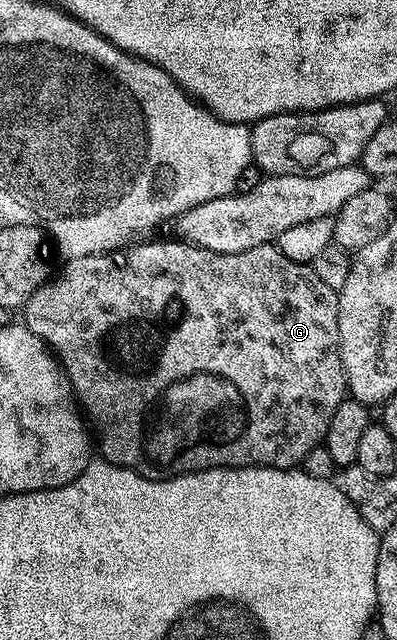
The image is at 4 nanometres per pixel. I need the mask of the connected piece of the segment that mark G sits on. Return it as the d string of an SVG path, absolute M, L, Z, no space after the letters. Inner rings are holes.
M140 241L127 249L121 249L102 255L87 255L86 257L78 257L77 259L68 259L67 262L65 262L65 267L60 271L60 276L58 276L57 279L50 280L49 283L48 280L41 282L39 289L26 300L22 308L22 314L24 314L24 316L22 316L22 322L24 326L29 327L39 339L43 339L44 342L48 344L56 358L59 359L60 366L63 367L65 373L68 374L68 379L72 383L72 389L76 392L79 406L94 428L94 435L98 440L99 454L101 451L101 453L104 454L101 456L103 456L107 462L118 465L119 467L125 467L131 471L136 471L147 479L173 479L175 475L189 475L191 471L208 471L211 467L258 466L292 469L297 465L303 464L307 454L315 447L323 444L326 429L330 429L330 420L334 418L334 413L338 409L338 405L342 405L342 401L346 397L344 366L342 365L340 342L338 341L338 301L340 300L338 292L334 289L330 289L330 285L325 285L324 282L319 279L318 273L314 273L312 266L306 263L290 261L290 257L286 257L282 254L279 247L270 243L258 245L258 249L246 249L242 253L214 253L210 249L195 247L193 243L183 241L171 241L172 243L148 242L152 241Z

